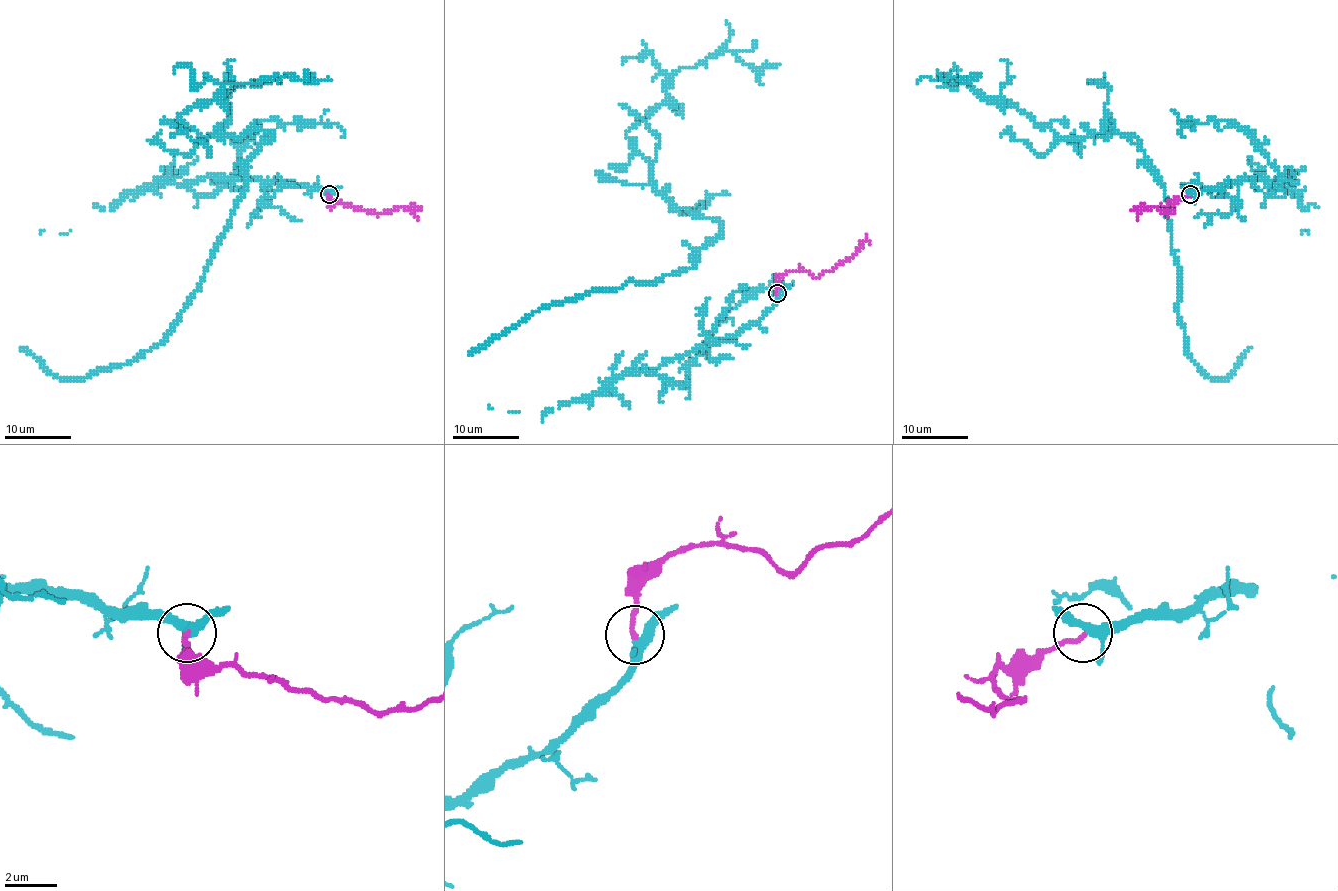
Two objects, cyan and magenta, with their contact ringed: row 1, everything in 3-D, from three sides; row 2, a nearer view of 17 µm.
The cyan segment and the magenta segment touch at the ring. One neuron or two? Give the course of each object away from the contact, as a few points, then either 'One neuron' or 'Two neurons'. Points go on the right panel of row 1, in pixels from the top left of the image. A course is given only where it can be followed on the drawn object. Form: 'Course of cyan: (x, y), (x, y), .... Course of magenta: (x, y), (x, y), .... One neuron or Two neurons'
Course of cyan: (1190, 194), (1239, 186), (1224, 216), (1168, 208), (1133, 136), (1060, 137), (948, 77), (959, 81). Course of magenta: (1190, 194), (1168, 203), (1173, 211), (1167, 214), (1157, 208), (1137, 208), (1132, 211). One neuron

